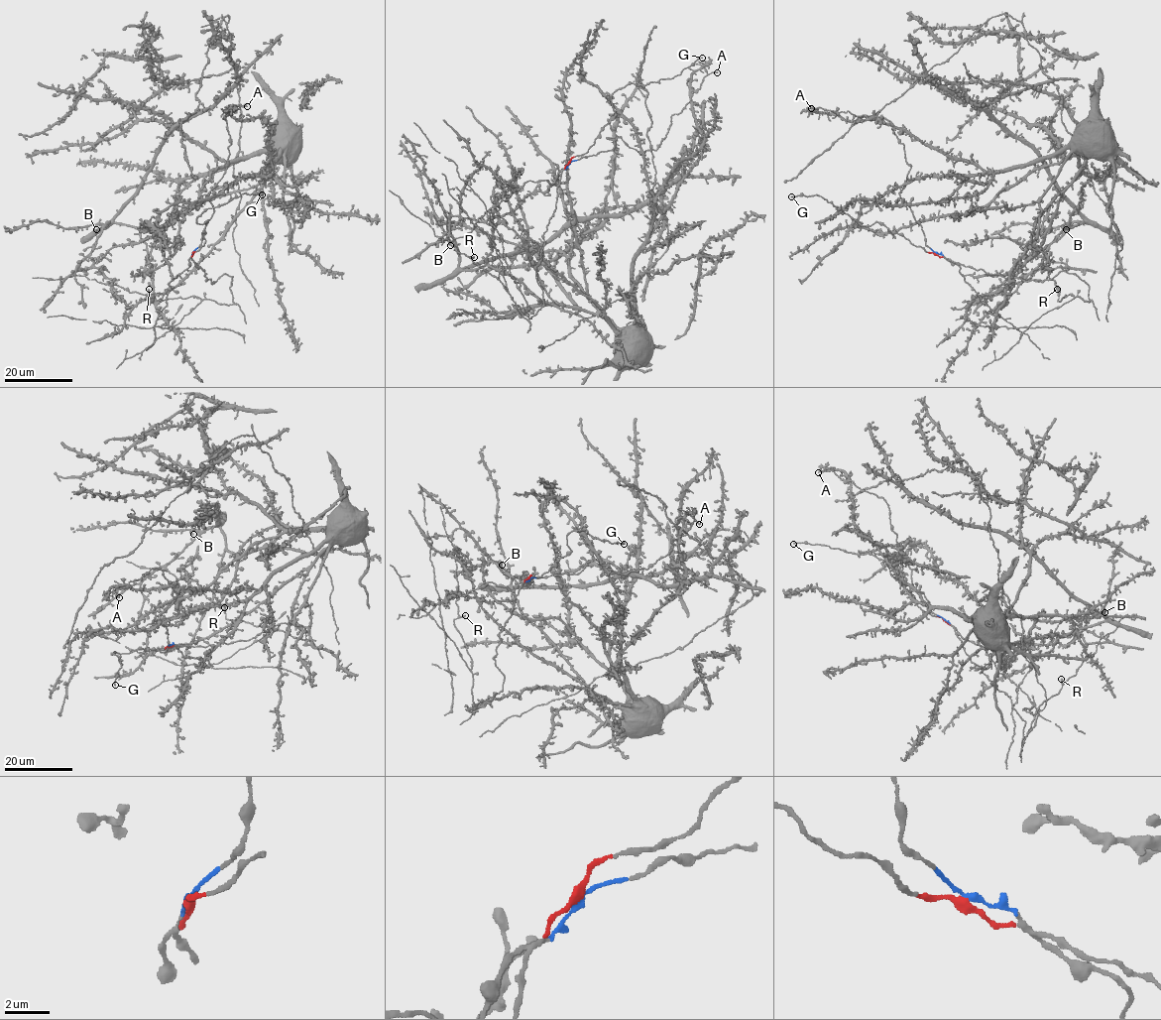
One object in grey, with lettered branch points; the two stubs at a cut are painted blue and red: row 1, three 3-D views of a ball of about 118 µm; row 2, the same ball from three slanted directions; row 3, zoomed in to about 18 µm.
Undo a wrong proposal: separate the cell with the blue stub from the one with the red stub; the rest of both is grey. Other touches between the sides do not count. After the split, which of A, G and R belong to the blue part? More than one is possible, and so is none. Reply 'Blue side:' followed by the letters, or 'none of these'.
Blue side: A

